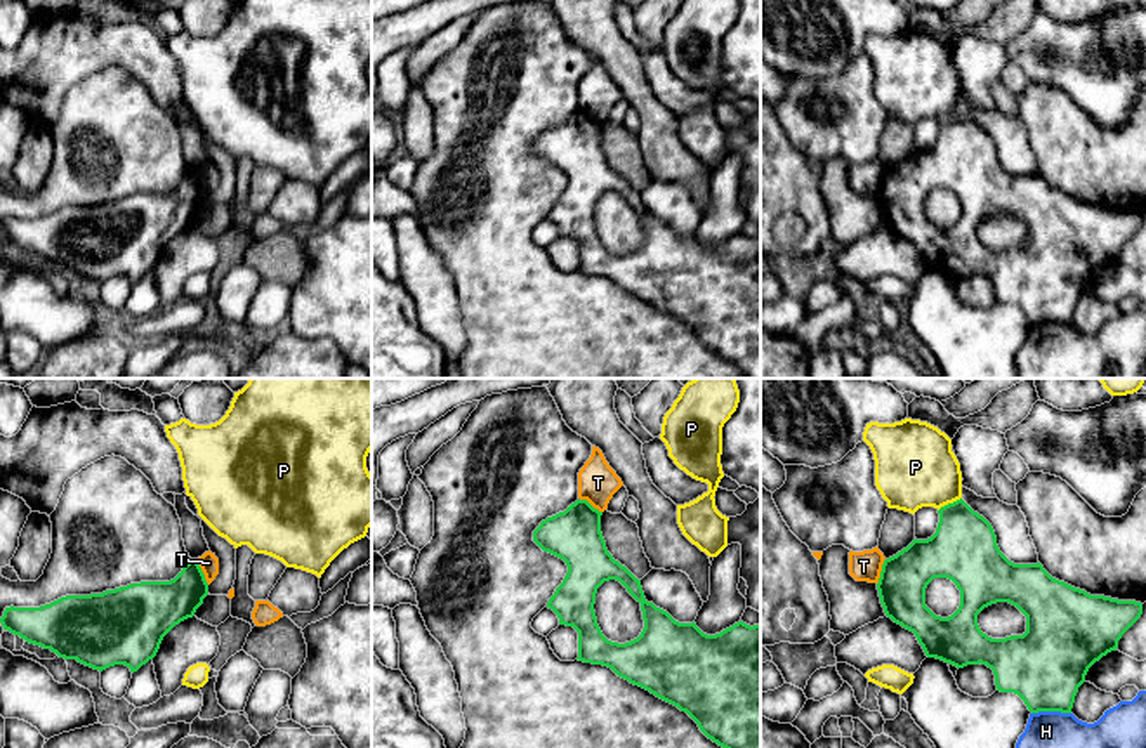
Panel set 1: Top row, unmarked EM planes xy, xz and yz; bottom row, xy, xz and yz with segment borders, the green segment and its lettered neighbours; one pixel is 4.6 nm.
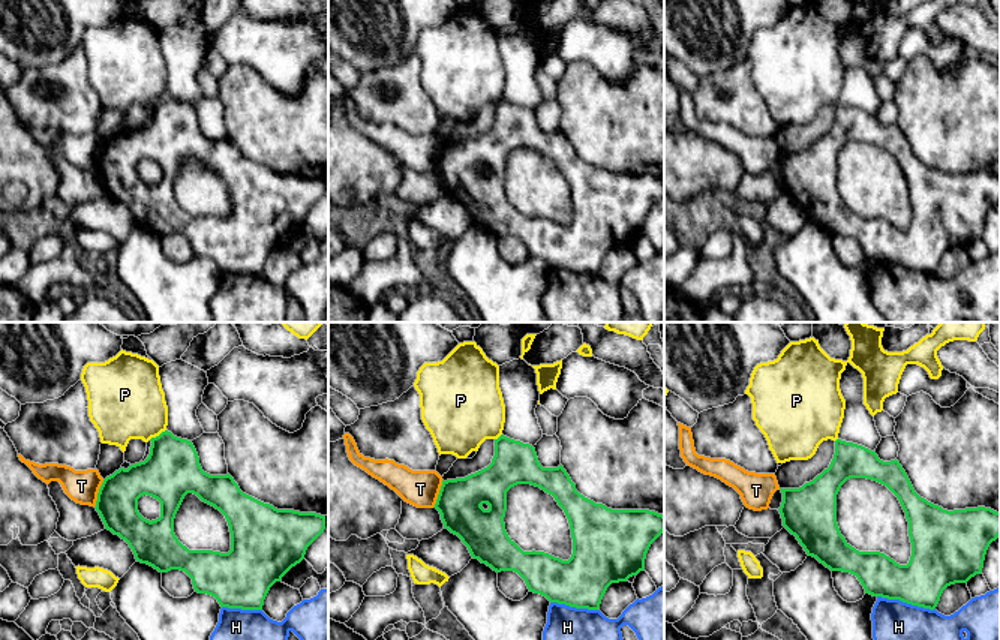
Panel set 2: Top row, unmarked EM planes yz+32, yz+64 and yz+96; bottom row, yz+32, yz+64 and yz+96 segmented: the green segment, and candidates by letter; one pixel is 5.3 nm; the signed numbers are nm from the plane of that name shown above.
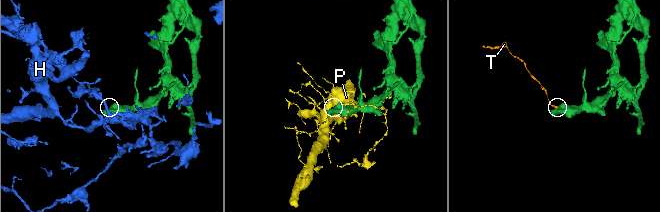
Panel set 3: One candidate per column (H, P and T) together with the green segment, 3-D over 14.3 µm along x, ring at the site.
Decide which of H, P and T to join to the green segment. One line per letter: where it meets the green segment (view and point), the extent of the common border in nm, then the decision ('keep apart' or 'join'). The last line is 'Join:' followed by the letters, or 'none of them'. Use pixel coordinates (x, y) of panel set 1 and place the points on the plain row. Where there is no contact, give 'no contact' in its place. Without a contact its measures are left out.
H: contact yz (1051, 321); length 180 nm; keep apart
P: contact yz (948, 115); length 130 nm; keep apart
T: contact xy (202, 183); length 140 nm; keep apart
Join: none of them

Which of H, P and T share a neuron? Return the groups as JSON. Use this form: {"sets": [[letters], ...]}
{"sets": [["H"], ["P"], ["T"]]}

